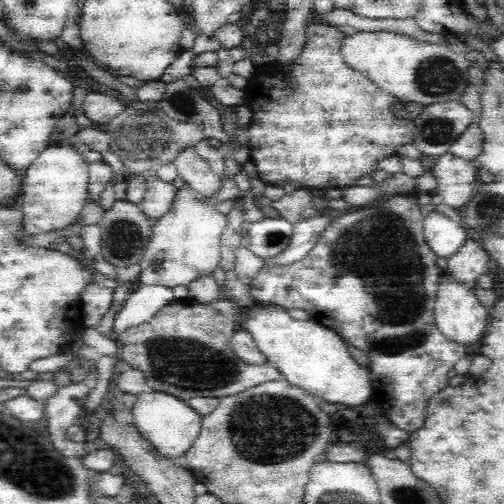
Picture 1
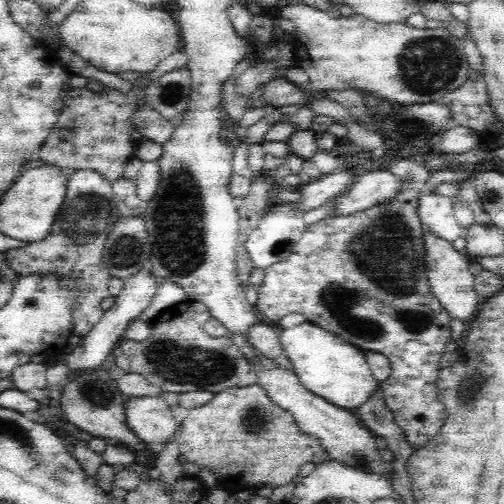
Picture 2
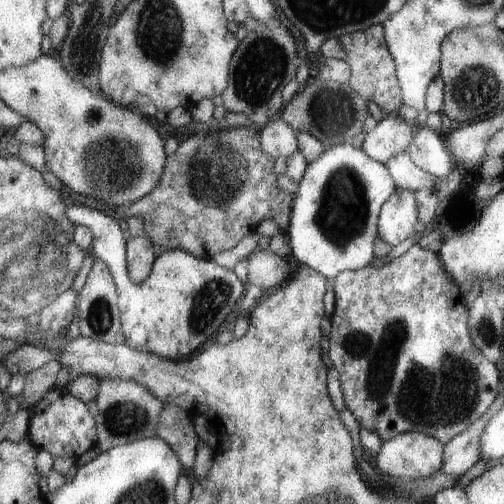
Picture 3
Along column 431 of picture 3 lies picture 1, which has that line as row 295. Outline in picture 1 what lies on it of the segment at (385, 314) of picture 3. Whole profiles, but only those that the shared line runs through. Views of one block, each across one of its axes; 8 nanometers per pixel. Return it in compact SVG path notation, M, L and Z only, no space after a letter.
M396 194L396 196L380 198L374 208L370 206L368 210L362 210L362 212L338 214L338 216L334 218L334 222L330 222L330 224L324 228L324 232L318 236L314 248L310 250L310 254L308 254L304 260L300 260L300 262L296 262L296 264L290 264L290 266L282 266L282 268L280 268L280 266L276 266L276 268L274 268L274 266L272 266L272 268L264 266L264 268L258 272L258 276L252 280L252 298L254 298L256 304L278 306L278 308L284 308L284 310L290 310L290 312L292 312L292 310L304 310L304 312L308 312L308 314L314 318L314 322L318 322L318 324L322 324L322 326L334 330L336 334L340 334L340 336L346 340L346 344L352 344L354 348L364 350L364 352L368 354L368 358L370 358L368 370L370 370L370 376L372 376L372 386L374 386L372 398L374 398L376 406L384 412L384 418L388 418L396 428L400 428L402 432L408 430L410 434L416 432L416 430L420 430L420 428L424 426L426 416L428 416L428 408L426 408L428 398L434 396L436 392L442 392L442 390L448 386L446 374L448 374L450 370L454 370L454 366L456 366L462 358L466 358L466 348L460 346L460 344L456 344L456 342L446 340L446 338L442 336L442 332L436 328L436 320L434 320L436 294L438 294L438 290L440 290L444 272L442 272L442 268L436 268L436 260L438 260L438 258L436 258L436 254L430 250L430 246L426 244L424 218L422 218L420 208L422 208L422 206L418 204L418 196L400 196L400 194Z

